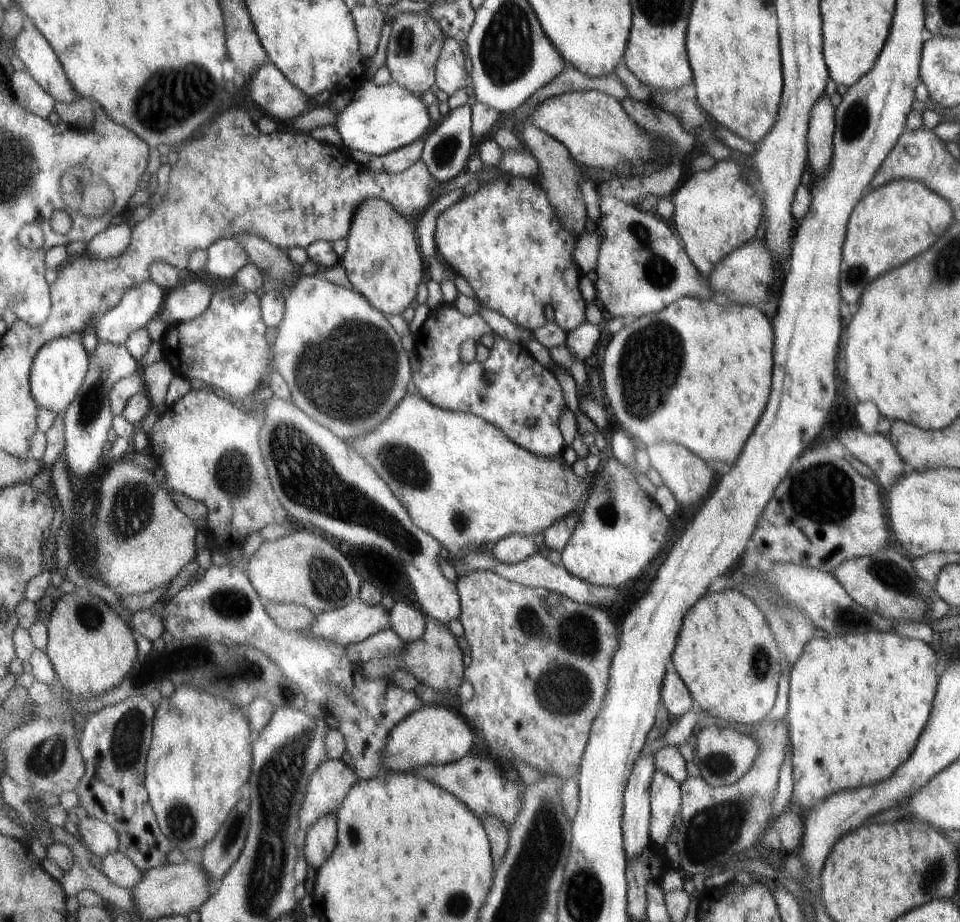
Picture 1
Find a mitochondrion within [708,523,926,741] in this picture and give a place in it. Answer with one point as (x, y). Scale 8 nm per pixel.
(843, 617)

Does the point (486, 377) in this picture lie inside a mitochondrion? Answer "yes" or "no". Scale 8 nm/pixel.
no

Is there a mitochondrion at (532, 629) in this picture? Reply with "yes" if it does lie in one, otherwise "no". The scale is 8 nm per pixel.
yes

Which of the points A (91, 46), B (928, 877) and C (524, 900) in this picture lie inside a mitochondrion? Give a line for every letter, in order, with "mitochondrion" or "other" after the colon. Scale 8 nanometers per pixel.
A: other
B: mitochondrion
C: mitochondrion

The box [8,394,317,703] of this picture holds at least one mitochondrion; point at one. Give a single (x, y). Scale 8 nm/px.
(131, 510)

